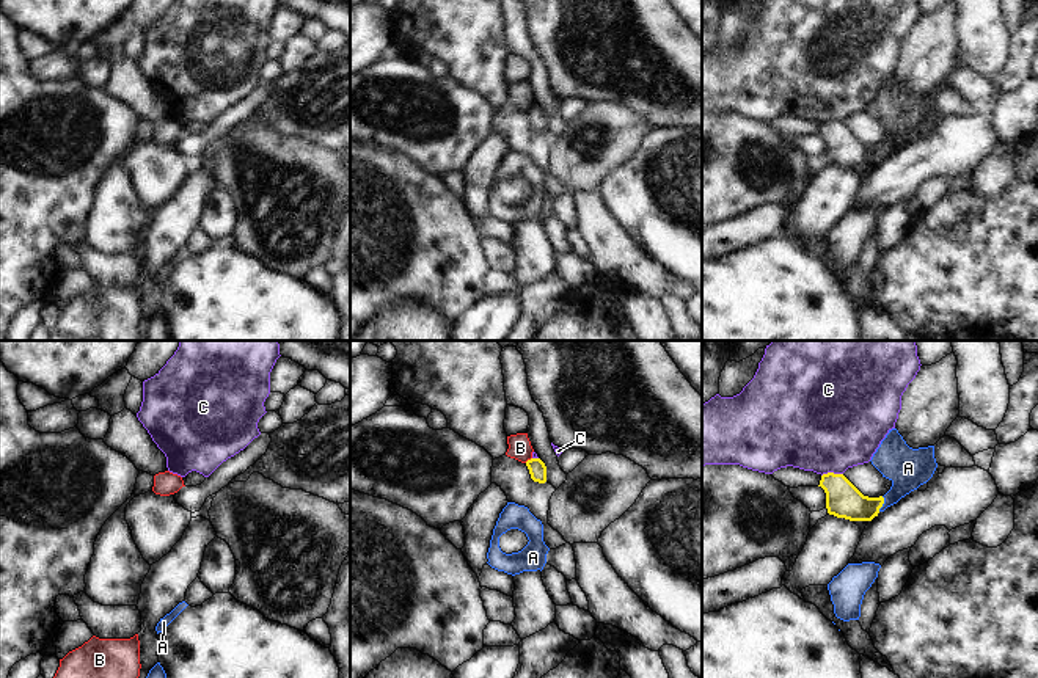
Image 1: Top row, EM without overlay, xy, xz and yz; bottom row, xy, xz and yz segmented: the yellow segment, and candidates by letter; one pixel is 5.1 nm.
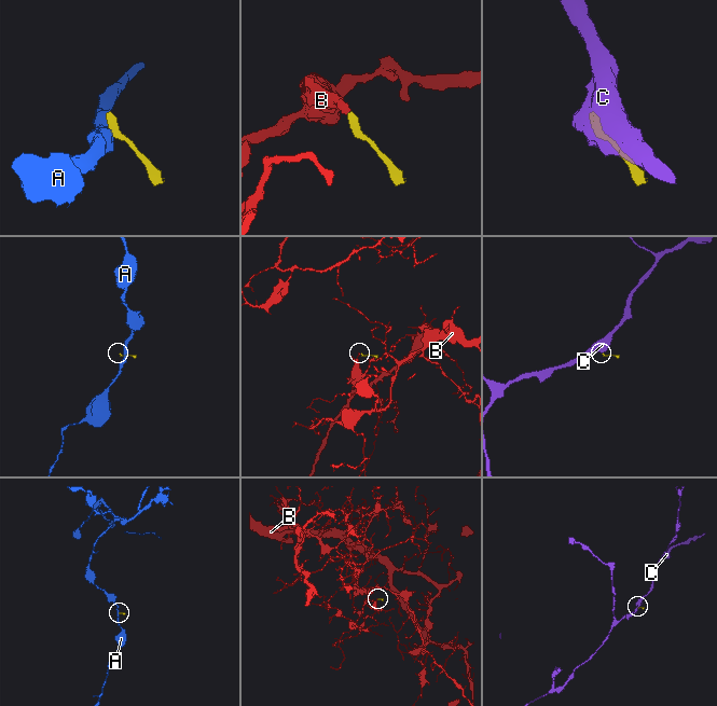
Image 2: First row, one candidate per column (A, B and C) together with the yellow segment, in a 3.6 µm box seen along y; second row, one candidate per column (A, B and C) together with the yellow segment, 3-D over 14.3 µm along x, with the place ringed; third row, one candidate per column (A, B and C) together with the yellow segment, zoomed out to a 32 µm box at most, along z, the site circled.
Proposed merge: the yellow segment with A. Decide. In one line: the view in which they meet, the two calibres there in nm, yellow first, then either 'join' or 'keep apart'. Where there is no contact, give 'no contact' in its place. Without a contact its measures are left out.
contact in yz; calibres 180 and 220 nm; keep apart

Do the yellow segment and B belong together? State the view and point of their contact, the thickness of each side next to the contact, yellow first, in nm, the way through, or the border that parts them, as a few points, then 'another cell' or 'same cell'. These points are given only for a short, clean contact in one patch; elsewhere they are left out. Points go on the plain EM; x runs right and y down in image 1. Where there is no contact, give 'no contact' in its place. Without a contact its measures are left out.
xz (528, 109) | 90/120 nm | along xz (531, 105), (525, 110) | another cell

